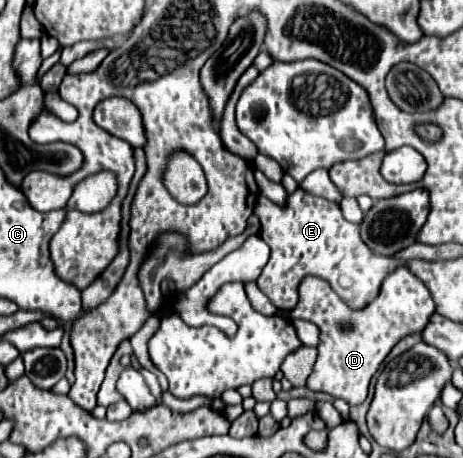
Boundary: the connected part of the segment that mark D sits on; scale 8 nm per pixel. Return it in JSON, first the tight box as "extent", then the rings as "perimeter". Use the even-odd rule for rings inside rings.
{"extent":[290,267,436,405],"perimeter":[[[404,267],[390,273],[382,283],[380,295],[368,307],[358,311],[352,311],[348,305],[344,305],[332,291],[330,283],[312,275],[300,283],[298,291],[300,301],[292,309],[290,319],[304,319],[320,329],[320,343],[316,347],[318,357],[306,381],[306,387],[312,391],[328,393],[336,399],[344,399],[348,405],[364,403],[370,379],[374,377],[386,355],[392,351],[392,347],[402,337],[422,331],[430,315],[436,311],[436,303],[428,287]]]}

